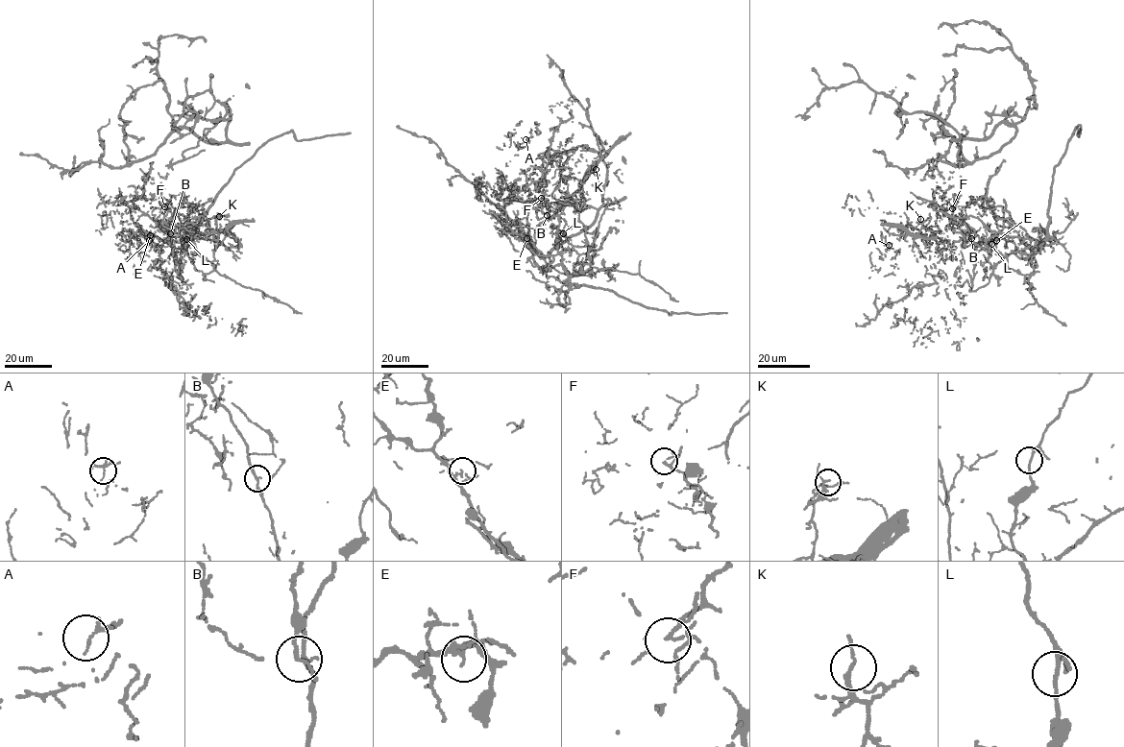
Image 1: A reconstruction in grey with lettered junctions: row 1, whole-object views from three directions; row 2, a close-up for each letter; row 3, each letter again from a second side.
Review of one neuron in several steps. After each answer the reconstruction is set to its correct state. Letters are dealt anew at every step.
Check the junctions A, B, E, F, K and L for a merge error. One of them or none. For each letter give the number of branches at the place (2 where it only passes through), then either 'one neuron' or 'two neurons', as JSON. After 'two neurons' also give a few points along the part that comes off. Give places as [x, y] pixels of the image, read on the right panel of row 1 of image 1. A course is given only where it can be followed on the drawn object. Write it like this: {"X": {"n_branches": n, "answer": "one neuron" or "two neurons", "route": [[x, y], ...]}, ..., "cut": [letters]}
{"A": {"n_branches": 2, "answer": "one neuron"}, "B": {"n_branches": 2, "answer": "one neuron"}, "E": {"n_branches": 2, "answer": "two neurons", "route": [[996, 240], [1010, 240], [1015, 253], [1038, 247], [1046, 238], [1054, 168], [1079, 125], [1078, 136], [1078, 127]]}, "F": {"n_branches": 2, "answer": "one neuron"}, "K": {"n_branches": 2, "answer": "one neuron"}, "L": {"n_branches": 2, "answer": "one neuron"}, "cut": ["E"]}

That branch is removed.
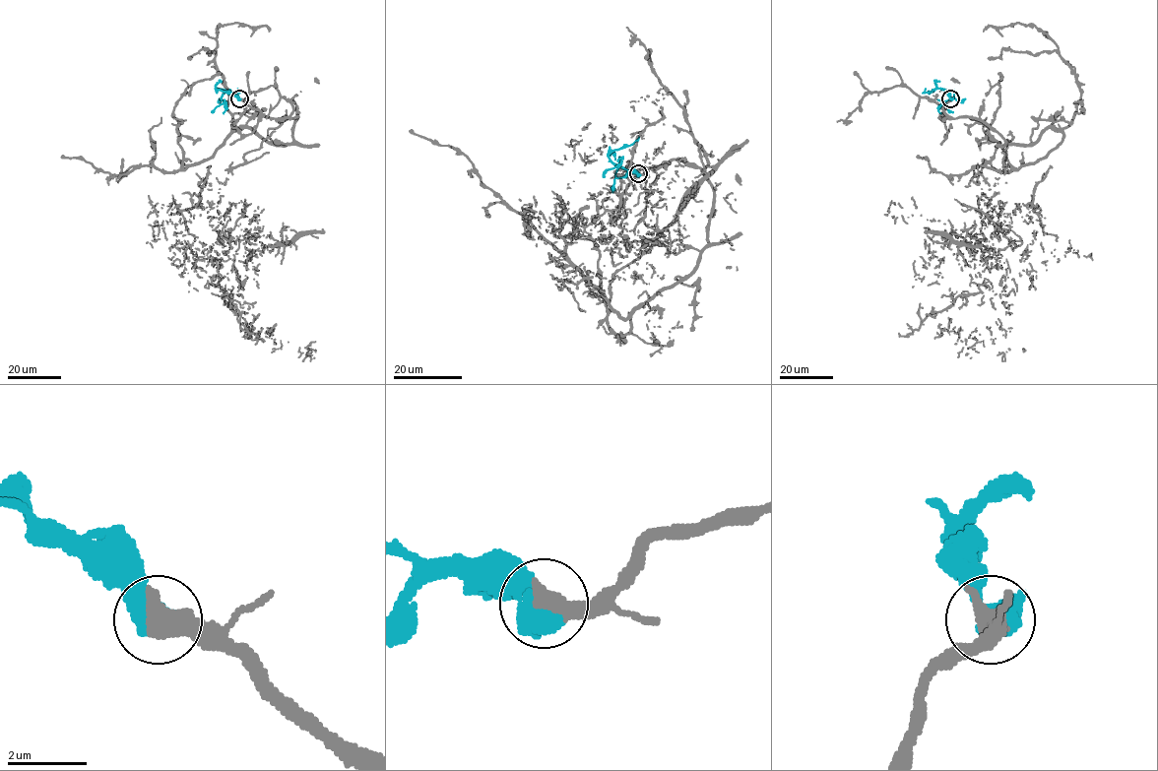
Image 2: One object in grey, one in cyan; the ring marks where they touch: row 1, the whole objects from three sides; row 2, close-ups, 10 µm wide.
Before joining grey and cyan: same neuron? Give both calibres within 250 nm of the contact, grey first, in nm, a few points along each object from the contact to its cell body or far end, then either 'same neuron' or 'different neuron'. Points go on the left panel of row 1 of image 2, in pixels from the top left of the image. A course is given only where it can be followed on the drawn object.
calibres 600 and 750 nm; course grey (239, 99), (297, 116), (290, 143), (271, 133), (210, 184), (227, 233), (211, 283), (265, 341), (316, 350); course cyan (239, 99), (229, 91), (216, 89), (238, 93), (237, 89); same neuron

